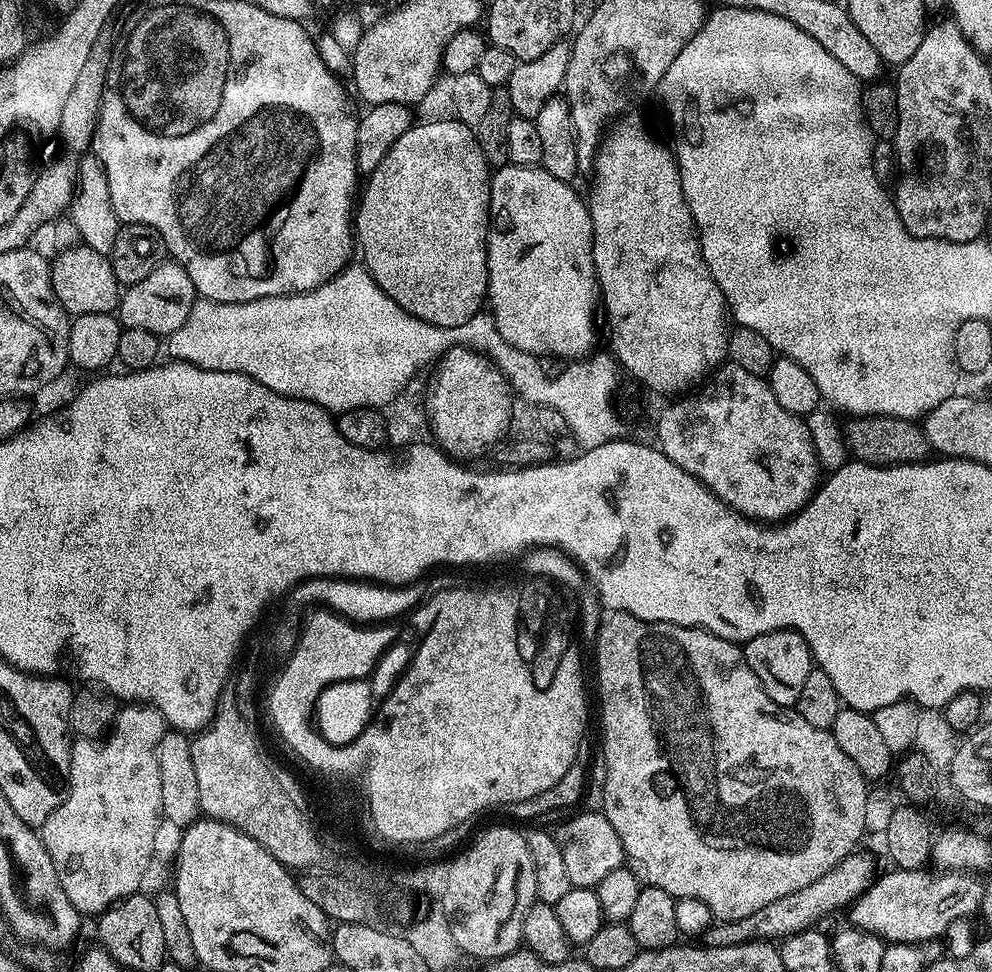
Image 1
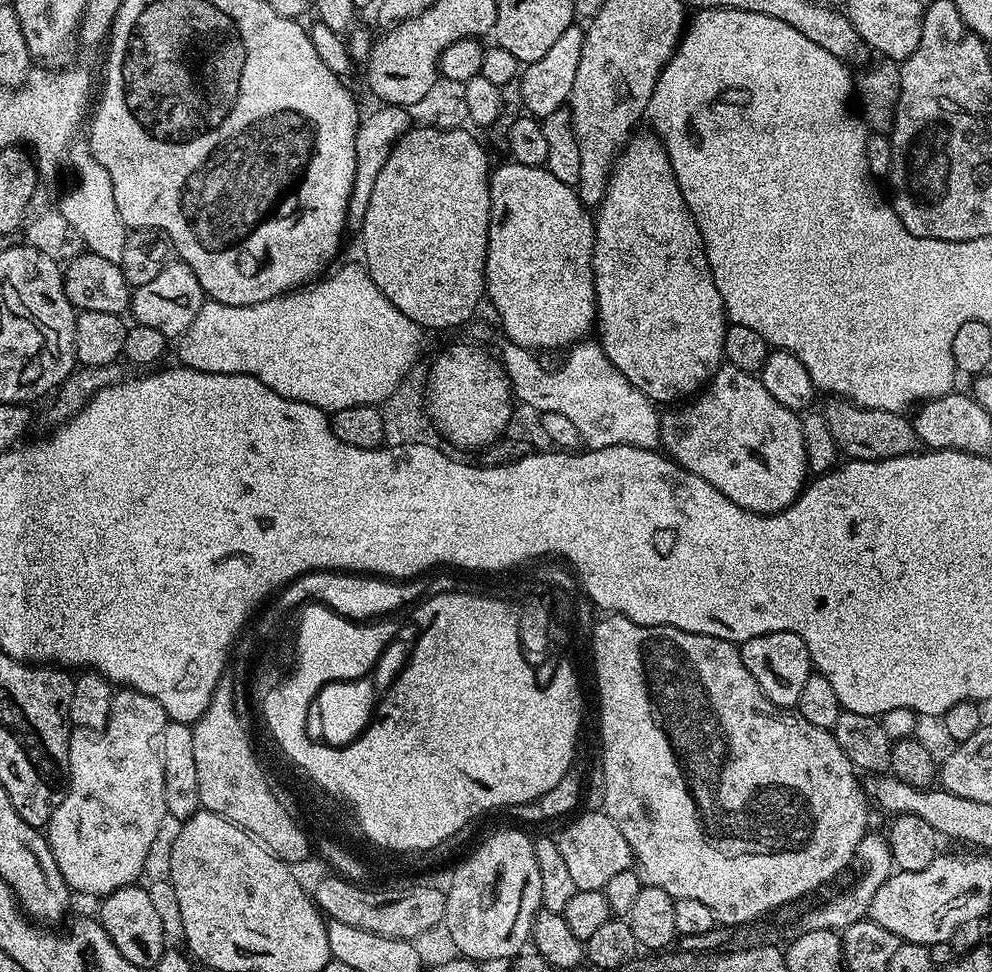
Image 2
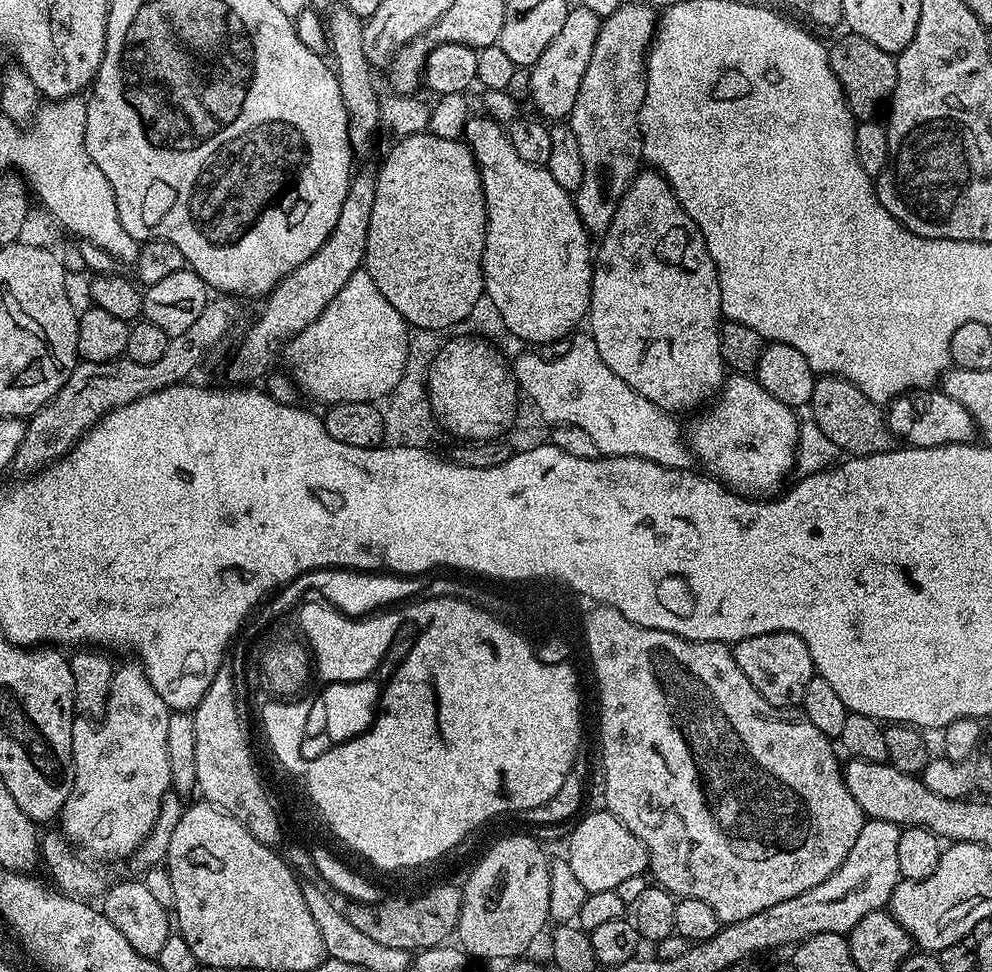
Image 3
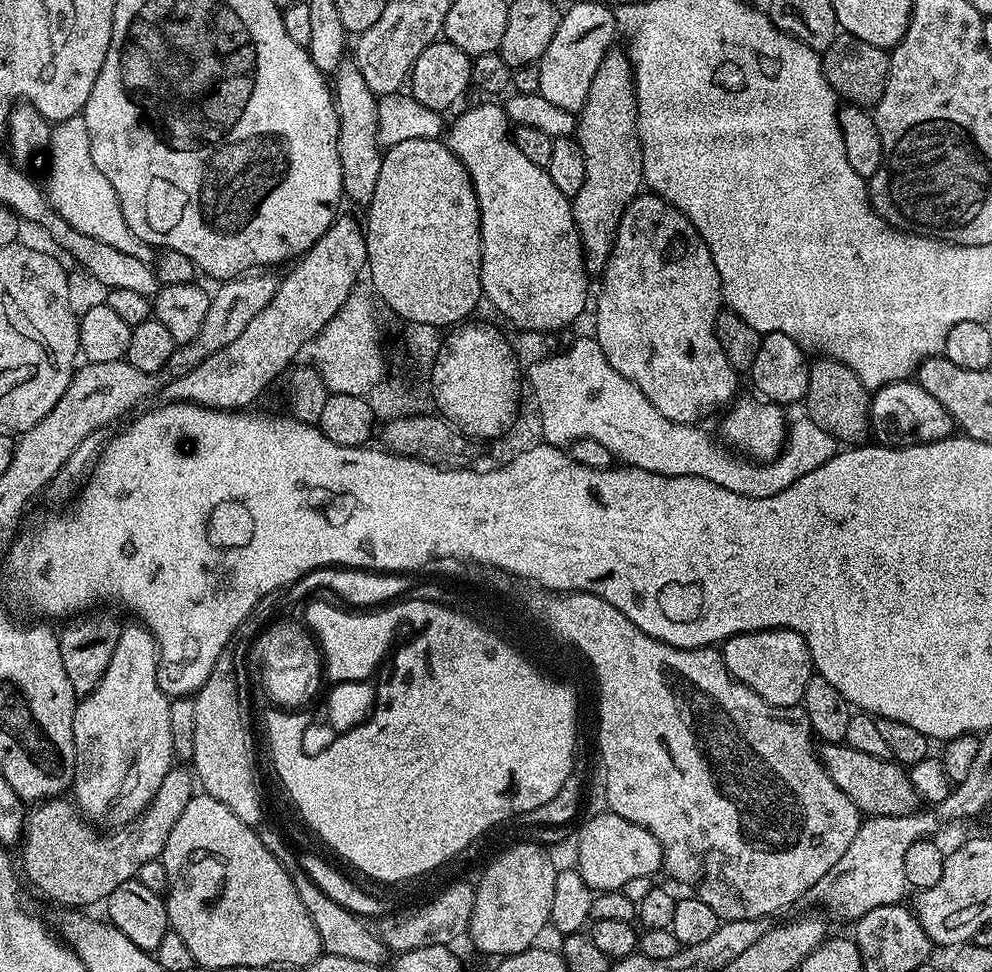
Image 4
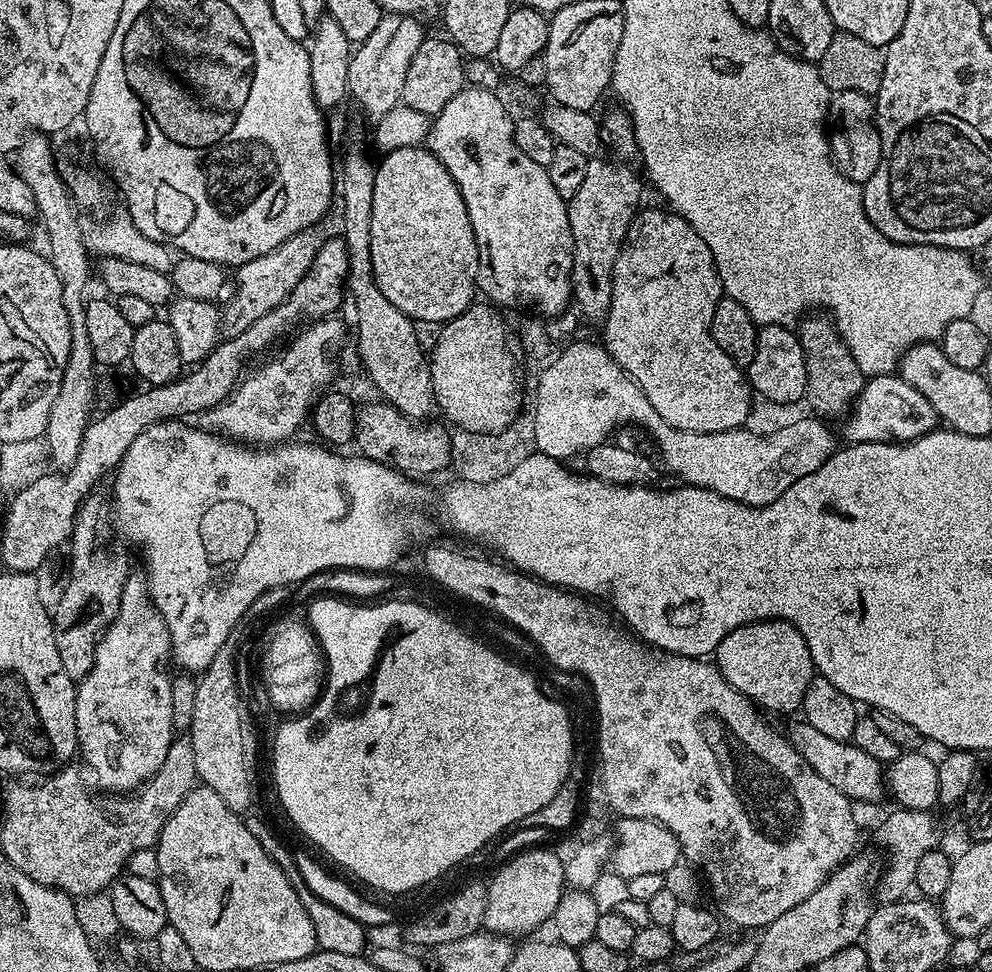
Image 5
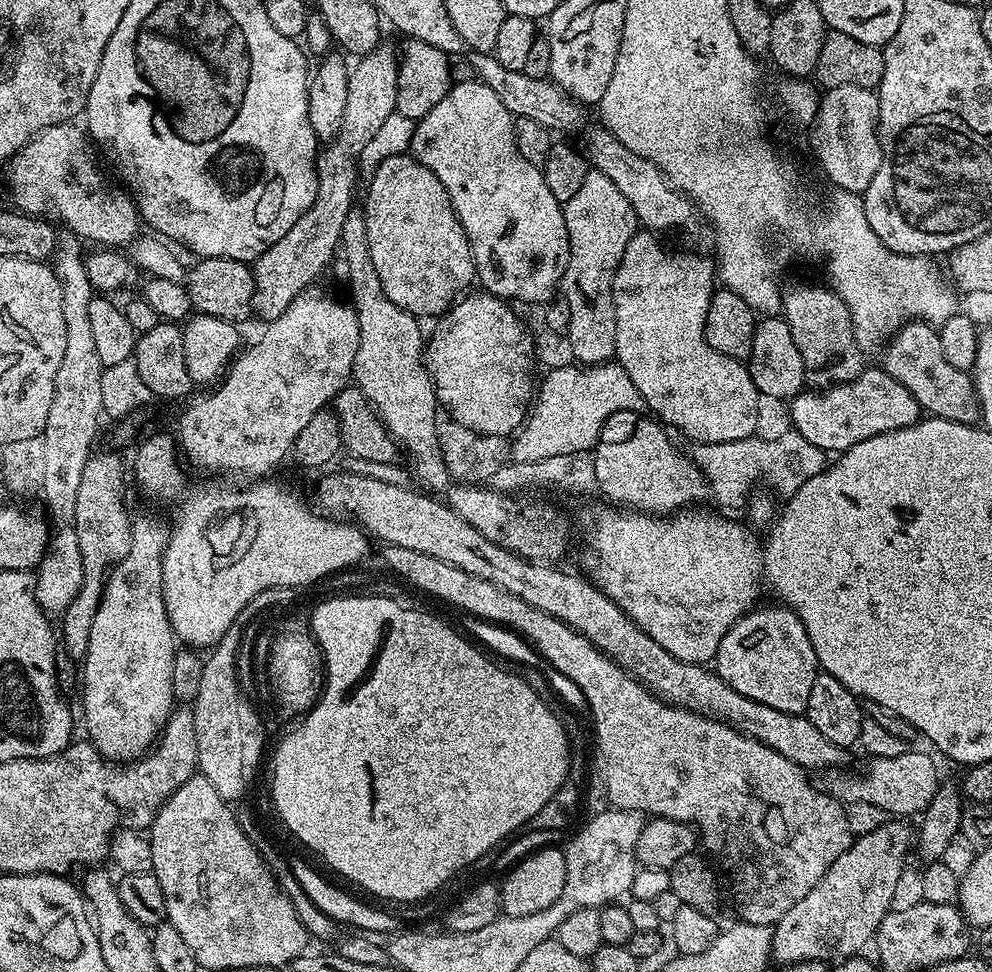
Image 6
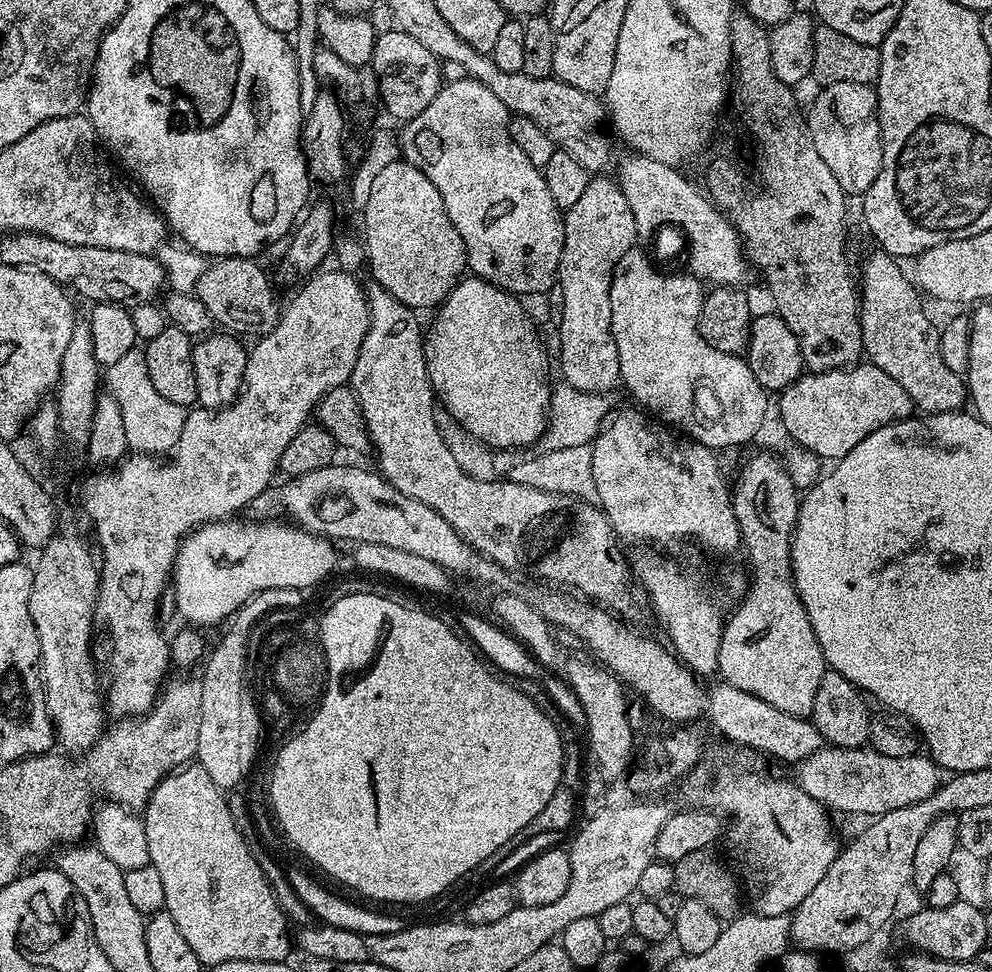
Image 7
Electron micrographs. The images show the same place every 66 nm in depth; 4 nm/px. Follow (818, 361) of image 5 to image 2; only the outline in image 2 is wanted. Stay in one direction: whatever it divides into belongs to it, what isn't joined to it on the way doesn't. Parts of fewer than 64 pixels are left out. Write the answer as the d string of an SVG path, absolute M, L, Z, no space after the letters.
M843 398L829 399L822 415L834 434L834 442L848 460L889 460L911 456L921 451L922 445L911 419L899 412L863 408Z

